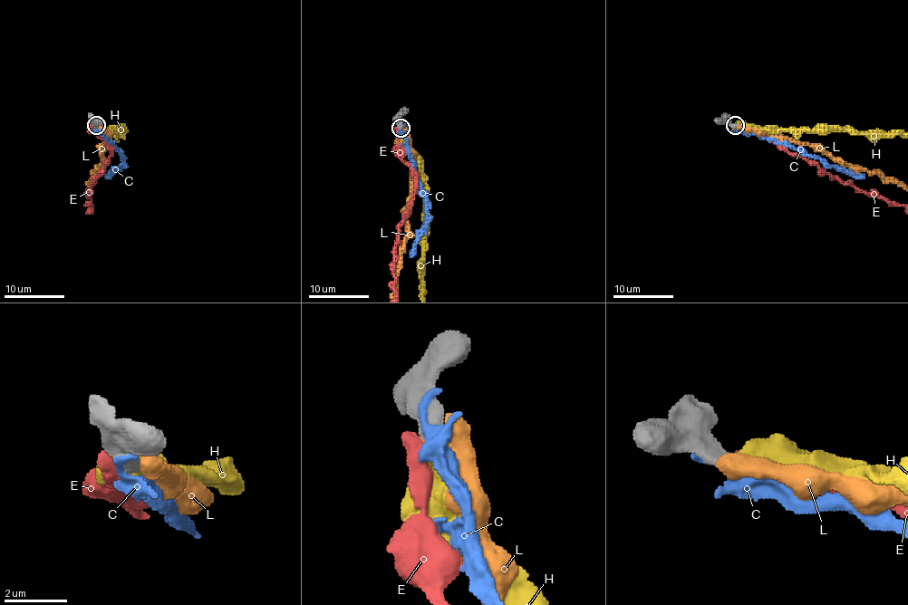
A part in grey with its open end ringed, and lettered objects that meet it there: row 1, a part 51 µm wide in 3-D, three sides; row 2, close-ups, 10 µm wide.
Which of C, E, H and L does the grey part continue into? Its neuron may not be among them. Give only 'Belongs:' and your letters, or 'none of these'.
Belongs: H

